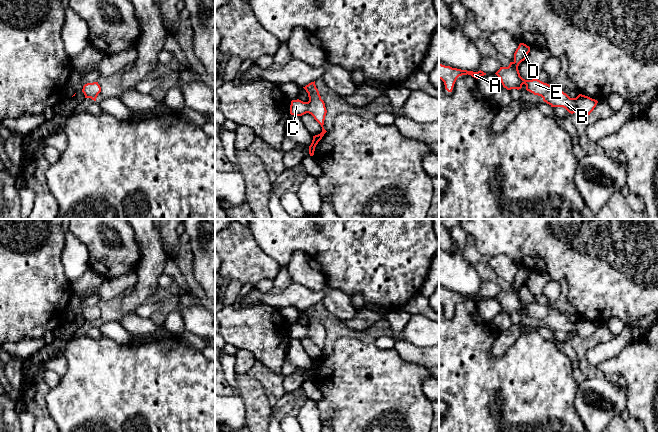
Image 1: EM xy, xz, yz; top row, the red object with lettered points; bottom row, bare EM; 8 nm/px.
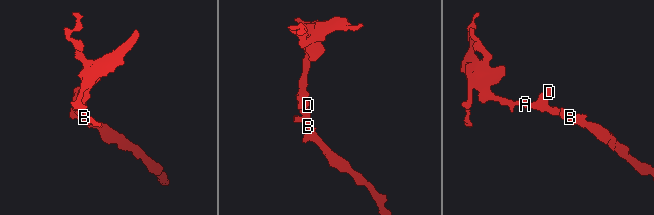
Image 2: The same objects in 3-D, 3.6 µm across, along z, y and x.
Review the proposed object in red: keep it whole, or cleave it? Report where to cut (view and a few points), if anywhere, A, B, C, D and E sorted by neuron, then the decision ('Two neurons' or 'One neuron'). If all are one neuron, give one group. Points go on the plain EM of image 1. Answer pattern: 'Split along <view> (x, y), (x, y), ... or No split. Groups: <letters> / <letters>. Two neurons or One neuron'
No split. Groups: A B C D E. One neuron

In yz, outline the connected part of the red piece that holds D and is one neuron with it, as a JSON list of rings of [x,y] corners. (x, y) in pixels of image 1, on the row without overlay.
[[[520,267],[514,277],[514,285],[510,286],[508,291],[500,291],[495,297],[500,302],[503,311],[507,314],[519,314],[525,308],[527,315],[541,320],[543,325],[551,331],[563,331],[571,338],[590,339],[598,327],[597,324],[582,318],[579,318],[576,322],[570,322],[555,310],[544,307],[536,302],[525,304],[520,300],[518,290],[527,282],[529,276],[530,271]]]

